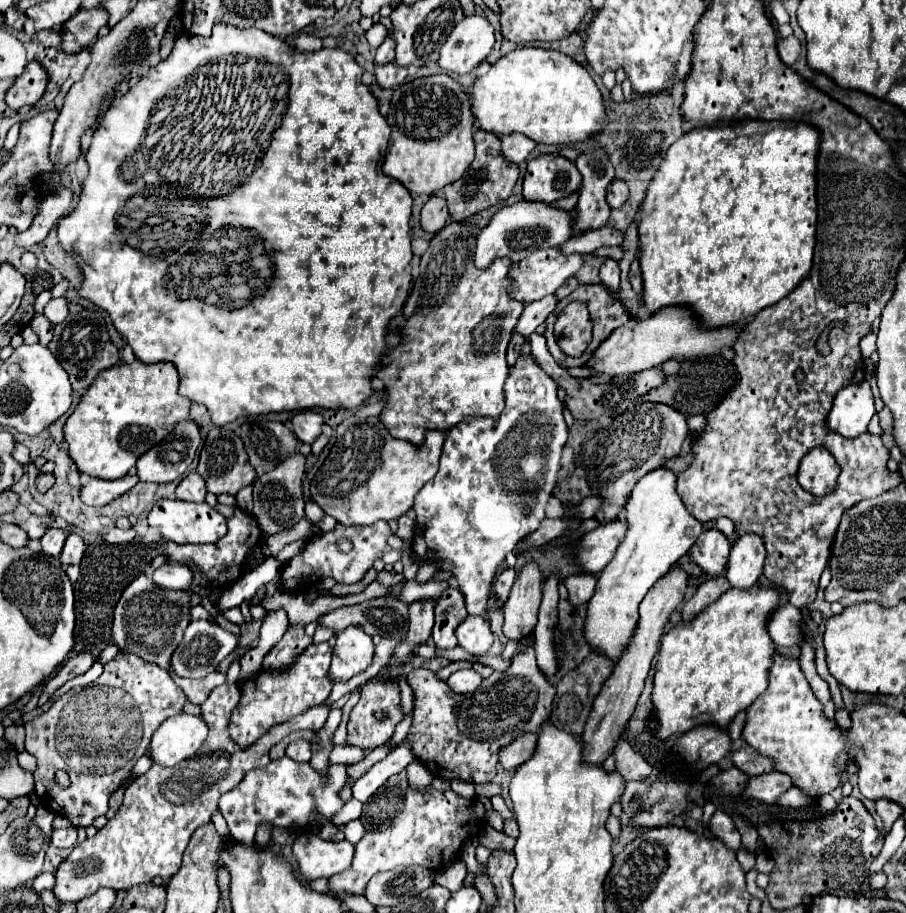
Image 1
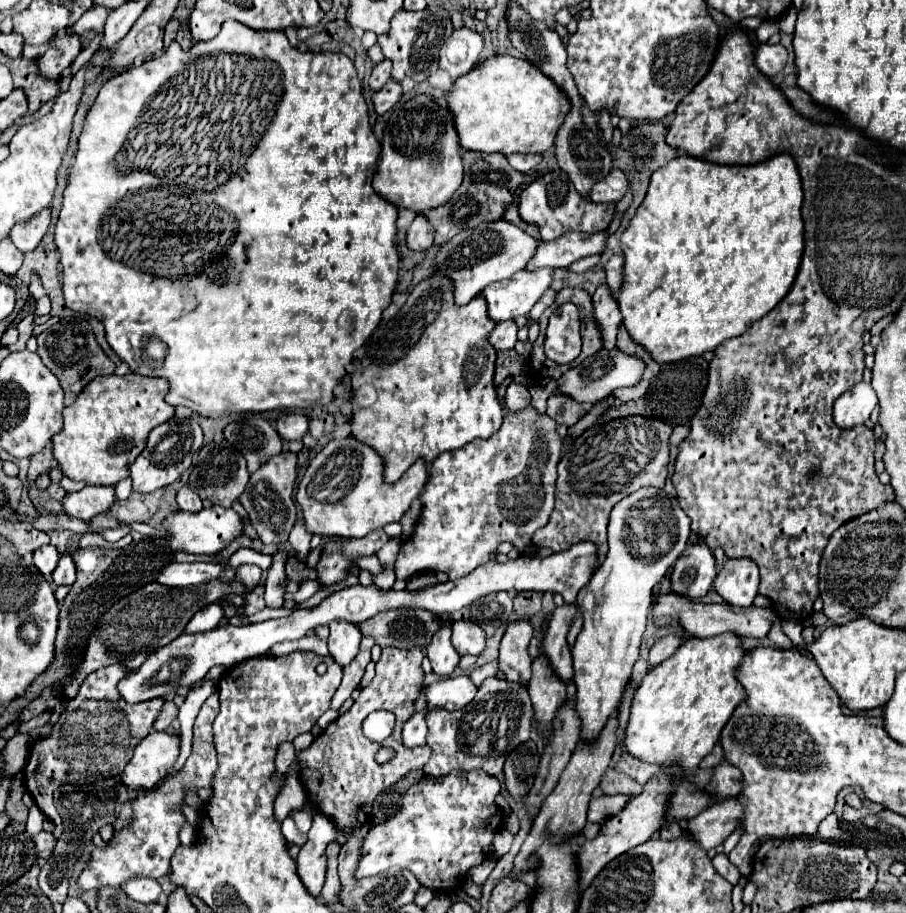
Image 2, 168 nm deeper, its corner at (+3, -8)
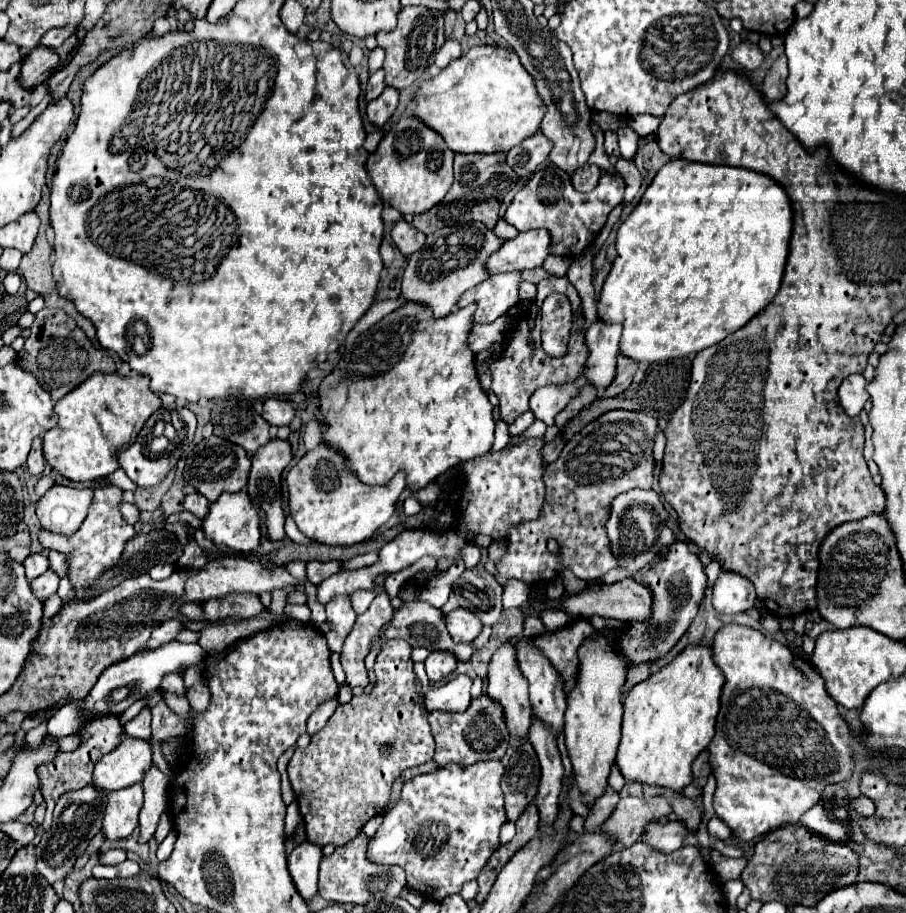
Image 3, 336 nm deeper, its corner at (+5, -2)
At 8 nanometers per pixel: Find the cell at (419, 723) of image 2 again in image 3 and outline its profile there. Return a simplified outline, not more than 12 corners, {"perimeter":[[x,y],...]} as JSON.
{"perimeter":[[424,667],[415,674],[424,689],[427,712],[465,712],[471,678],[459,674],[432,688]]}

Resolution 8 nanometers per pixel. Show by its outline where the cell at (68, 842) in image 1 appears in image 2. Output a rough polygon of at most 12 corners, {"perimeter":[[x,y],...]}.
{"perimeter":[[51,832],[33,836],[39,852],[51,852],[57,838]]}

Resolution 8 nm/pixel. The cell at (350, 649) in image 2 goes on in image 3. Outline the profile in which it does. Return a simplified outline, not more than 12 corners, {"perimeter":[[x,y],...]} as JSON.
{"perimeter":[[349,594],[325,604],[333,630],[325,636],[331,652],[341,652],[357,614]]}

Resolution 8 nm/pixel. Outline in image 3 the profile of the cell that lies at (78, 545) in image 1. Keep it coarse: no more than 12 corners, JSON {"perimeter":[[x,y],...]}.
{"perimeter":[[51,570],[31,582],[41,602],[57,592],[59,576]]}

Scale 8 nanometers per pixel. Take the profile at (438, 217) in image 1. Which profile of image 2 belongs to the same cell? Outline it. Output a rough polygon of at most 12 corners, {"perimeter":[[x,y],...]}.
{"perimeter":[[417,214],[407,230],[411,250],[433,246],[433,224]]}

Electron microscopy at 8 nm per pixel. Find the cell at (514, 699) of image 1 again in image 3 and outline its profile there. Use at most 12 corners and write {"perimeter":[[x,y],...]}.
{"perimeter":[[481,696],[431,712],[437,766],[501,760],[503,710]]}

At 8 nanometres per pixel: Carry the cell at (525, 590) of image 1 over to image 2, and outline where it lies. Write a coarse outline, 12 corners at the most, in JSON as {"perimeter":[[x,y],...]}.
{"perimeter":[[529,620],[509,622],[499,668],[509,682],[531,678]]}

